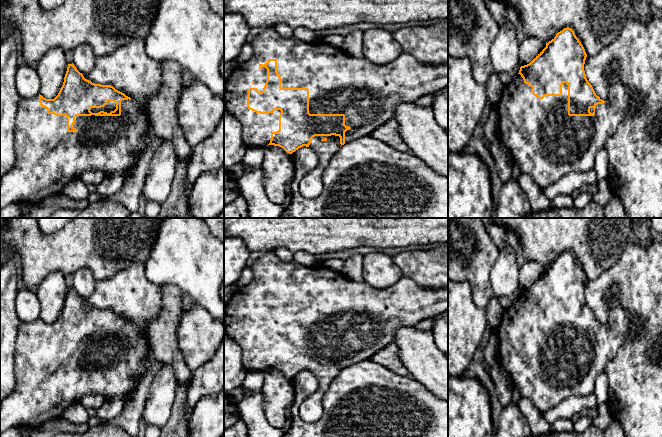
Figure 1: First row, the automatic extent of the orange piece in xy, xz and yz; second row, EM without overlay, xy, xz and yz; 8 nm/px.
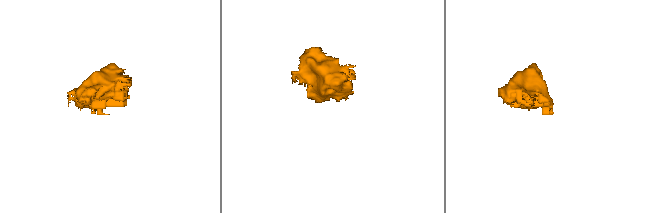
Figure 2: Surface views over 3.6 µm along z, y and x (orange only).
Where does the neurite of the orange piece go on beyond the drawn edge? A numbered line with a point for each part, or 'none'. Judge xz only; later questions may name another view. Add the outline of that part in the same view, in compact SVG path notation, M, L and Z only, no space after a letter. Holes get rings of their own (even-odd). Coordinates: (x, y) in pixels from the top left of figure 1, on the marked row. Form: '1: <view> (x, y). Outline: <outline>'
1: xz (367, 94). Outline: M272 27L266 28L255 36L251 42L253 56L247 62L237 64L231 75L224 81L224 109L242 125L242 140L248 147L266 147L271 140L271 133L279 130L280 110L272 113L260 114L247 107L247 95L249 88L263 91L267 81L267 69L259 68L270 59L277 60L277 72L281 76L282 88L308 88L309 89L309 113L310 114L344 114L345 125L351 129L345 132L345 143L369 136L373 130L378 129L384 123L394 119L395 107L404 102L415 102L422 96L437 94L448 89L448 64L432 65L418 61L410 54L402 53L394 61L386 65L376 65L366 58L349 56L339 48L331 47L324 43L307 43L295 37L283 38Z

